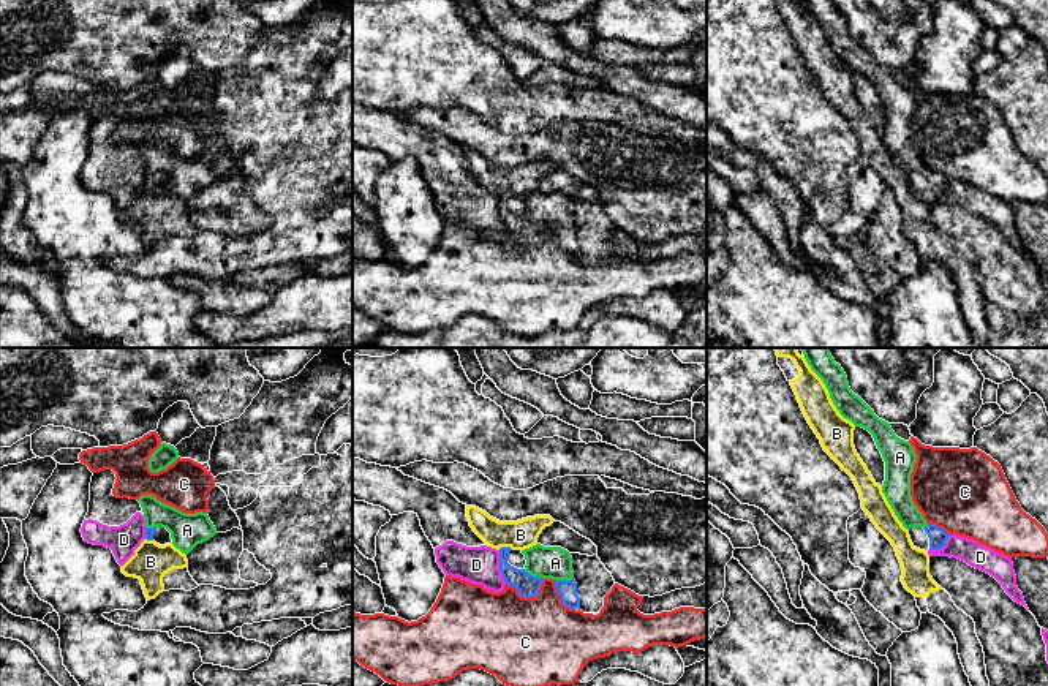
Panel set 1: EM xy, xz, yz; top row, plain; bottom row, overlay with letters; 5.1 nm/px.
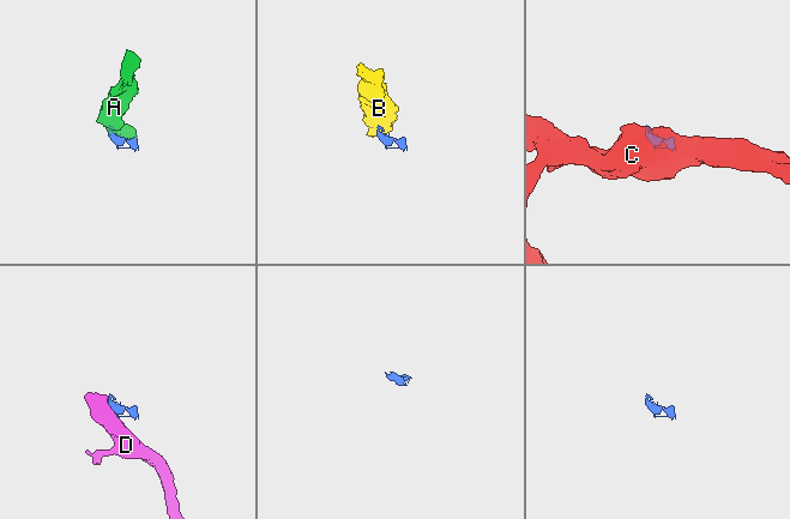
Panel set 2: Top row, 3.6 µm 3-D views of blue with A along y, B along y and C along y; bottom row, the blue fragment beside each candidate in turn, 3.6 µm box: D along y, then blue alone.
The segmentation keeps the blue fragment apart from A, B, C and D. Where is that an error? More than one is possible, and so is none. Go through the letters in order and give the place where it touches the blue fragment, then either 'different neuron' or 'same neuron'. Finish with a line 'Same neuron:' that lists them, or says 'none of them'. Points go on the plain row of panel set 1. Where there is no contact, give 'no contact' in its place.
A: xz (533, 222) | same neuron
B: xz (506, 193) | different neuron
C: xz (528, 242) | different neuron
D: xz (500, 212) | different neuron
Same neuron: A

